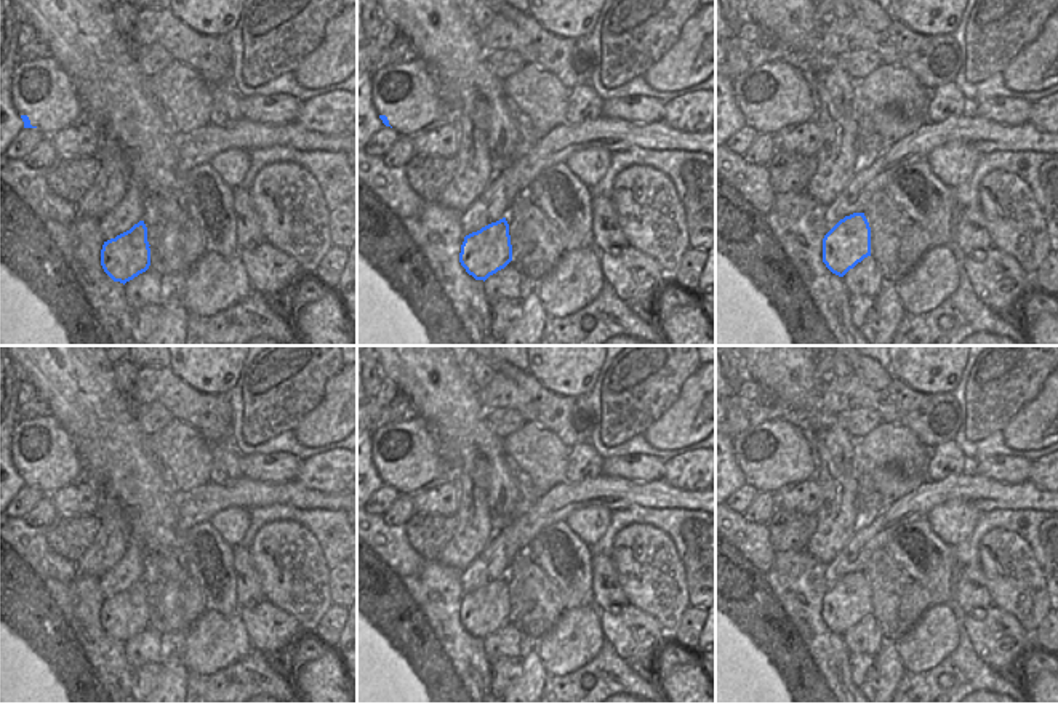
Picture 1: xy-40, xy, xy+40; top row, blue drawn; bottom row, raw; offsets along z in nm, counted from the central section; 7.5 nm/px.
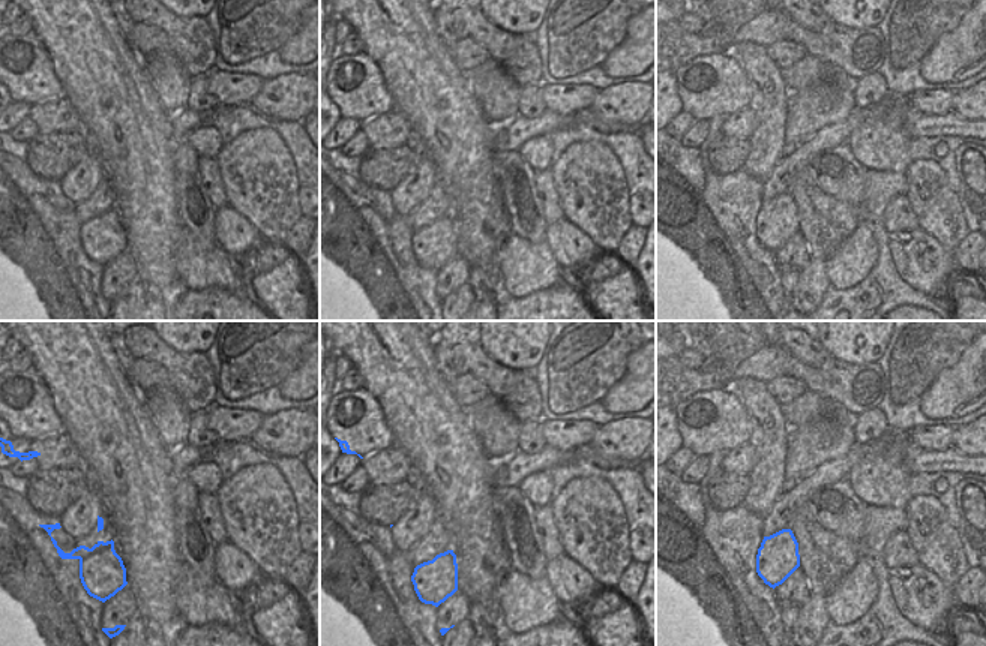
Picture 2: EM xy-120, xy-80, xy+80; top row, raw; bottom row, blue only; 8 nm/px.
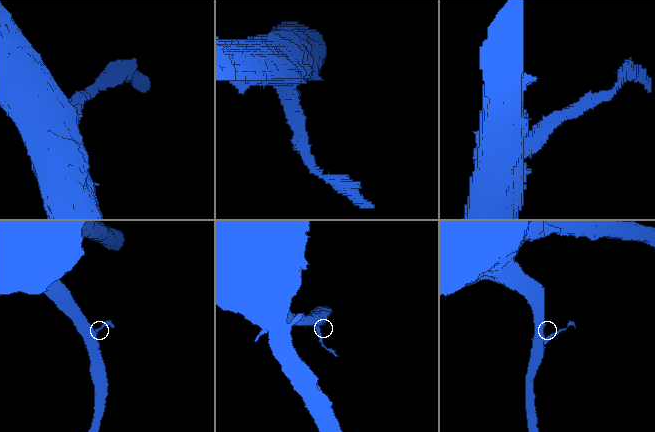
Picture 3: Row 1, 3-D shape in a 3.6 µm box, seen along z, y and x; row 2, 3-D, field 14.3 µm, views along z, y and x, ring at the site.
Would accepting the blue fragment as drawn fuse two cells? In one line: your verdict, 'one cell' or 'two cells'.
two cells

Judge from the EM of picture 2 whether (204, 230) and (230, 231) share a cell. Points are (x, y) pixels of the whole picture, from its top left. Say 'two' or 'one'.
two

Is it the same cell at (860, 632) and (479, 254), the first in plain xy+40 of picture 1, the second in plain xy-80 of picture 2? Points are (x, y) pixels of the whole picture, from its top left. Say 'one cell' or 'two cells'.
two cells

